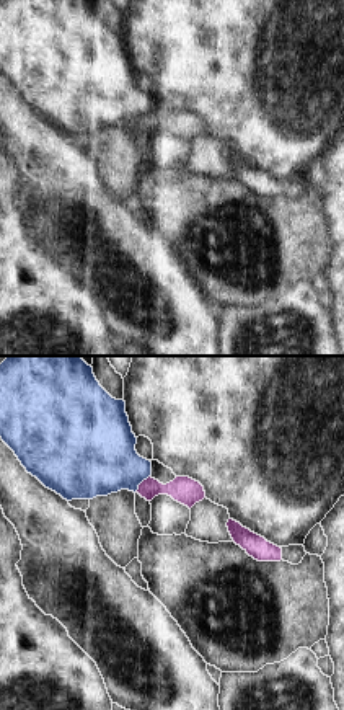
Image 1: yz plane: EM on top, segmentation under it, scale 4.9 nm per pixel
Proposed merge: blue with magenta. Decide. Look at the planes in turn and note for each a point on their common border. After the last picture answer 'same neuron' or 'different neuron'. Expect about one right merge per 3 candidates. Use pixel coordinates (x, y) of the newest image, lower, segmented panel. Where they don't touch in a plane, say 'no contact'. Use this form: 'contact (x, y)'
contact (141, 482)

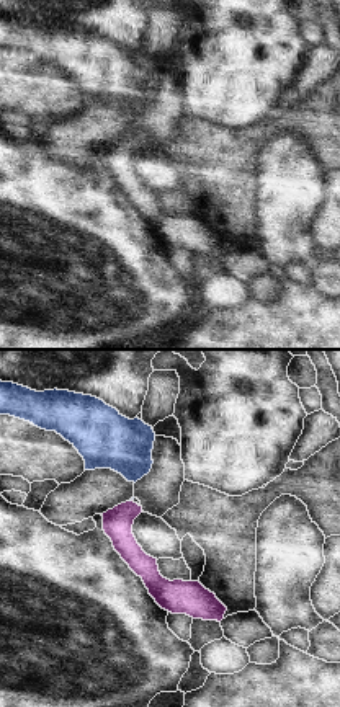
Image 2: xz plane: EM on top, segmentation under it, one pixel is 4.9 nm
no contact

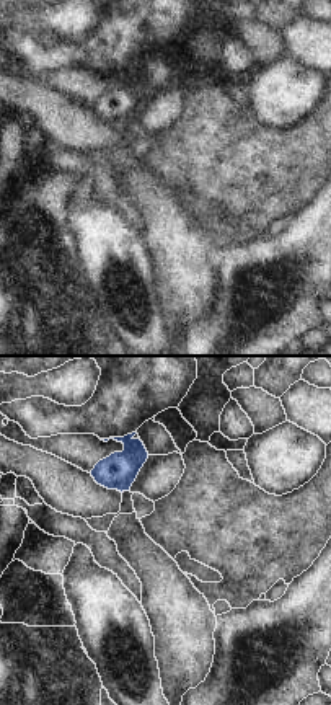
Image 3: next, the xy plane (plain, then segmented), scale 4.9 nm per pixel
no contact

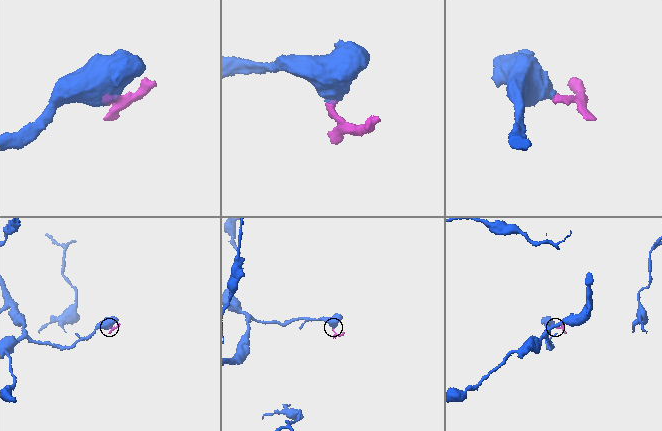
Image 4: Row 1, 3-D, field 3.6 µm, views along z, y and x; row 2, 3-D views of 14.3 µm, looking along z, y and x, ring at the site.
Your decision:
different neuron

